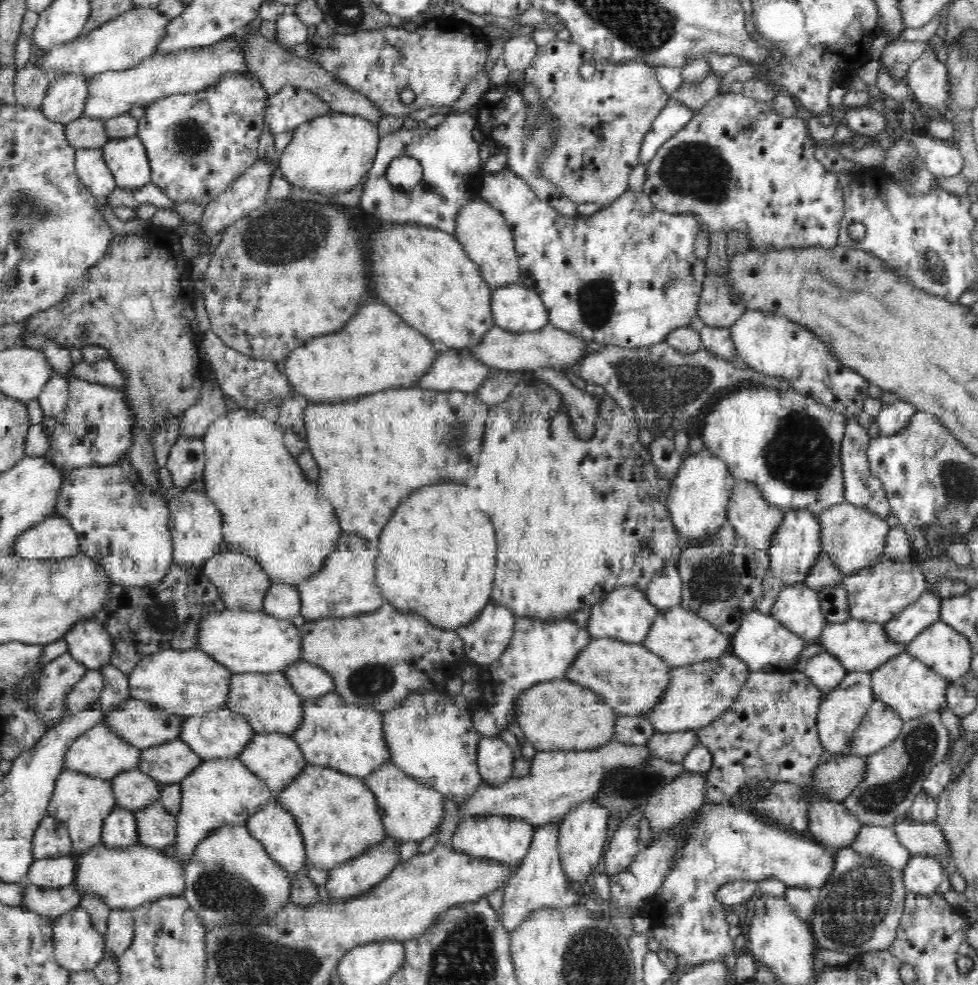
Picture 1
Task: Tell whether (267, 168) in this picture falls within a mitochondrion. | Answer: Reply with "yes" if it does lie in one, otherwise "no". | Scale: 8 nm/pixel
no

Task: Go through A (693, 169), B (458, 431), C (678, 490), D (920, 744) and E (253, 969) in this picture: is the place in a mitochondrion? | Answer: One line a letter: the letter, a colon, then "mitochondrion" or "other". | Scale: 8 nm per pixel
A: mitochondrion
B: mitochondrion
C: other
D: mitochondrion
E: mitochondrion

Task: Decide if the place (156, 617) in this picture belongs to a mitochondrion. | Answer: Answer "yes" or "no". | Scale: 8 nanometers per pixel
yes

